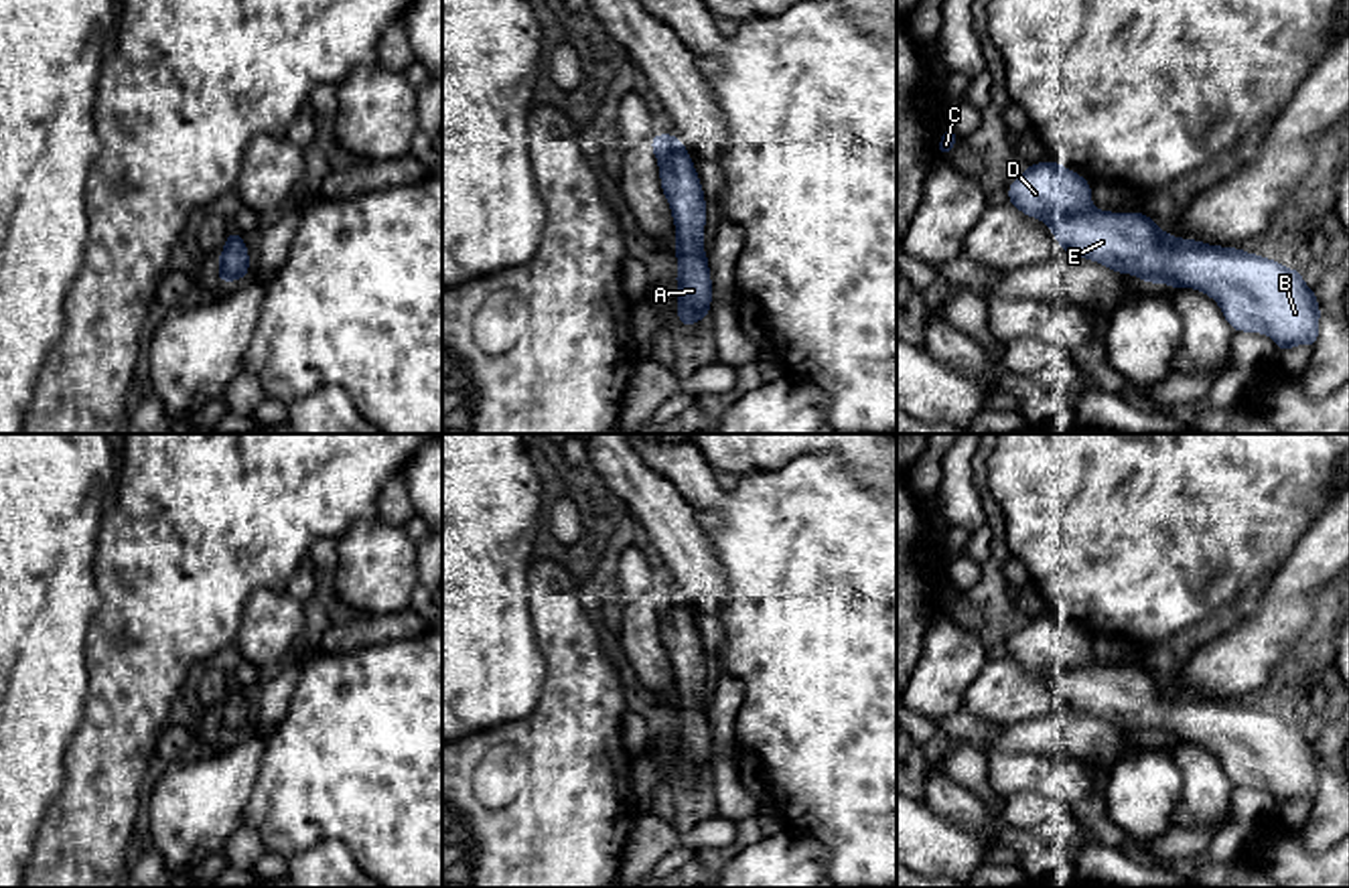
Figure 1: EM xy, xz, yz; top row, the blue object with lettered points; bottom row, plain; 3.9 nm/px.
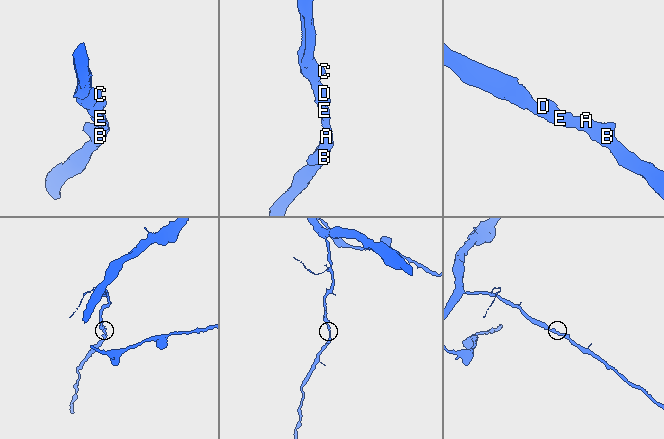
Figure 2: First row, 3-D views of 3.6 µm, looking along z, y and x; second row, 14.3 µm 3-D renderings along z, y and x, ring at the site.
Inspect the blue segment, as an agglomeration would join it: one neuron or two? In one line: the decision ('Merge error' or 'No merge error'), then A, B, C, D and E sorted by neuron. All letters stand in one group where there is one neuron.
No merge error. Groups: A B C D E

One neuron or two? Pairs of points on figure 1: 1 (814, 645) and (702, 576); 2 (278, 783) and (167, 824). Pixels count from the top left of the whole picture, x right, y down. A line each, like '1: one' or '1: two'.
1: two
2: two

